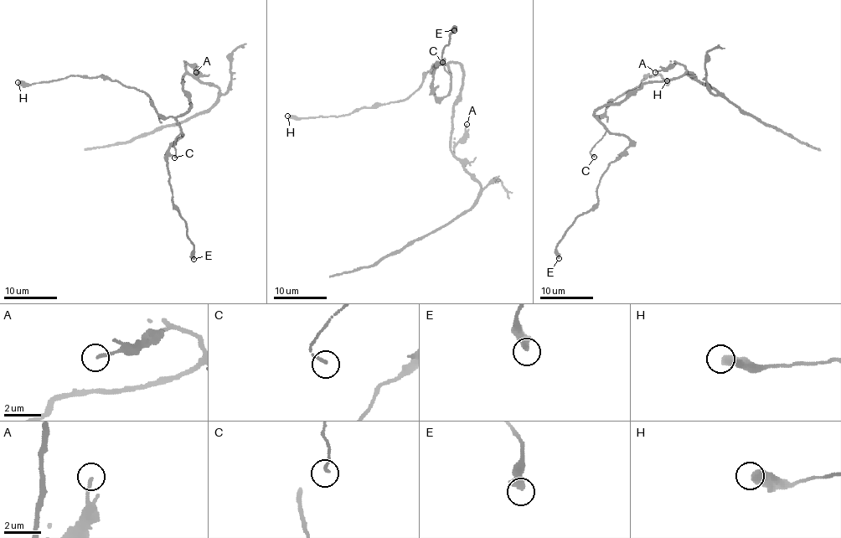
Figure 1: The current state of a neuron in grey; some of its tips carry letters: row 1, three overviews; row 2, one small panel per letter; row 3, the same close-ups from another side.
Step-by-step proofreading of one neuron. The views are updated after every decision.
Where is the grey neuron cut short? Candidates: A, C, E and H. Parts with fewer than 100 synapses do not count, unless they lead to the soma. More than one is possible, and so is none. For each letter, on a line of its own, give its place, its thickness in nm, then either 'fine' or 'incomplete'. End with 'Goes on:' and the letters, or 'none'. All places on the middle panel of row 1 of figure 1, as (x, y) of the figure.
A: place (466, 124); calibre 150 nm; fine
C: place (442, 62); calibre 140 nm; fine
E: place (454, 30); calibre 420 nm; fine
H: place (287, 116); calibre 500 nm; fine
Goes on: none

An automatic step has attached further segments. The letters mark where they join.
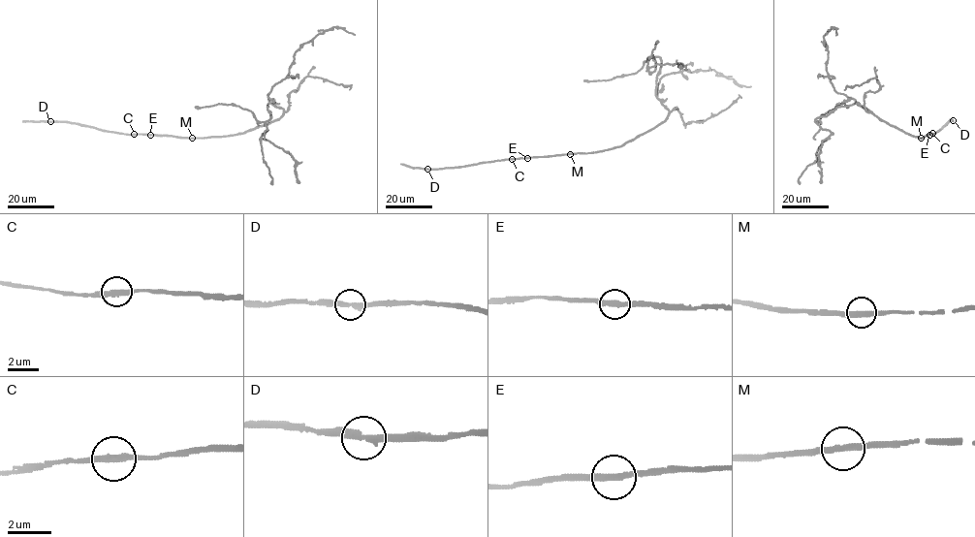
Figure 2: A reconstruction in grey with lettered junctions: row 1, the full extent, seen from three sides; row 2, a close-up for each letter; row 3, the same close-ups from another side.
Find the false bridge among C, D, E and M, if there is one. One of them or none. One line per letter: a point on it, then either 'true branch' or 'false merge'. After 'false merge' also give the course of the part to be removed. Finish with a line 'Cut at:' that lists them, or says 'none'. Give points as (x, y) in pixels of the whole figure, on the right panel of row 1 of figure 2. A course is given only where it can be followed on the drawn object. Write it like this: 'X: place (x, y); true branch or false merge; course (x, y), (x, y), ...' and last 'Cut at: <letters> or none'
C: place (932, 133); true branch
D: place (953, 120); true branch
E: place (929, 135); true branch
M: place (921, 138); true branch
Cut at: none

